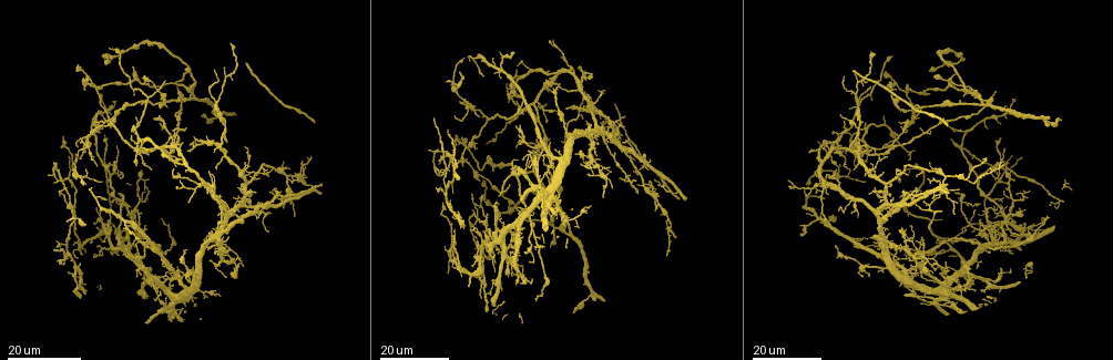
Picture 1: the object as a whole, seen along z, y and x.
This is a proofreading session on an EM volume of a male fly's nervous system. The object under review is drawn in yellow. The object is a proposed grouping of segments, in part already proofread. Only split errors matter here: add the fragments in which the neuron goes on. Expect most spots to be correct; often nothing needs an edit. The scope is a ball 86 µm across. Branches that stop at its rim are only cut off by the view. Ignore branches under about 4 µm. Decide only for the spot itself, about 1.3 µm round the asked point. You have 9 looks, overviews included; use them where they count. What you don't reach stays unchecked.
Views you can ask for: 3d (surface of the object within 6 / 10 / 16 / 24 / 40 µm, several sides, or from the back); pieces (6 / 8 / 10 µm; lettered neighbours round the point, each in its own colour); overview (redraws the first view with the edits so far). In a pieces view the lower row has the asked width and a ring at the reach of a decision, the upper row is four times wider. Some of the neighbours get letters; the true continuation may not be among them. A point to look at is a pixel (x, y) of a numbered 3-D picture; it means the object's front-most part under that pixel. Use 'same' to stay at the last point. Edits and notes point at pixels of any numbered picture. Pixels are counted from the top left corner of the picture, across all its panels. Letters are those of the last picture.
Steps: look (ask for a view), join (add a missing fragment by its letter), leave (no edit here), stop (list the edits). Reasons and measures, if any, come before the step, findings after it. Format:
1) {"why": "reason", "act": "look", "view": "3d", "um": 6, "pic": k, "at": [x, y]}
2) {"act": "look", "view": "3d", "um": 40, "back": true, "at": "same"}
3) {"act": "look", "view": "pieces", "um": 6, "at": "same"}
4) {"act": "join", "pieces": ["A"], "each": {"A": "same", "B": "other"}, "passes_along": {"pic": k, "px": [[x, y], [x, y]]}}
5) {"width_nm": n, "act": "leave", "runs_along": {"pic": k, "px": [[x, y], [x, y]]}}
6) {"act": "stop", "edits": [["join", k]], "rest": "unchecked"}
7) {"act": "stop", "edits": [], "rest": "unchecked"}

{"why": "end of a long branch", "act": "look", "view": "3d", "um": 24, "pic": 1, "at": [1047, 216]}

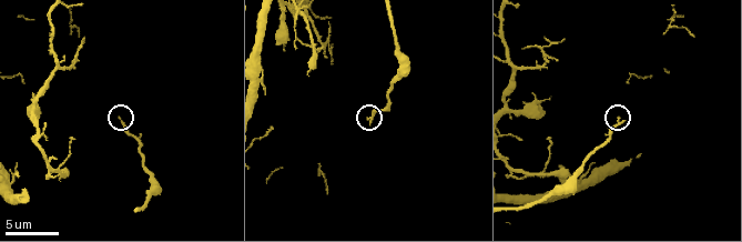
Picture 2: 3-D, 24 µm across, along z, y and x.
{"act": "look", "view": "pieces", "um": 6, "pic": 2, "at": [119, 117]}

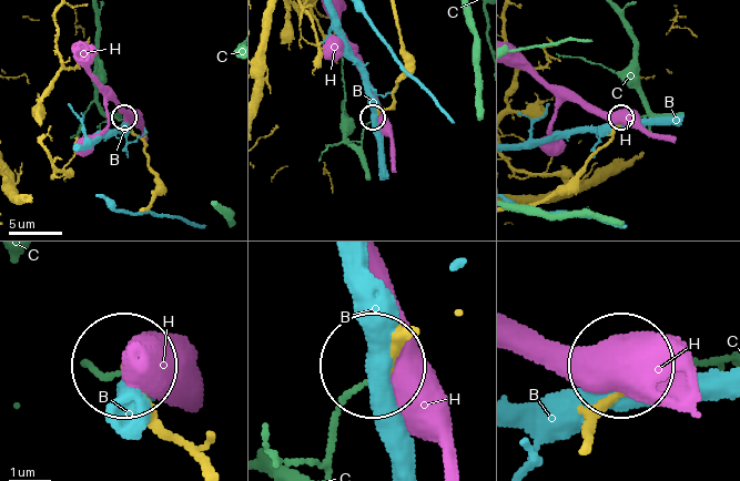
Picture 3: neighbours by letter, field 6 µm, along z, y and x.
{"act": "leave", "each": {"B": "other", "C": "other", "H": "other"}, "found": "no lettered fragment goes on from it"}

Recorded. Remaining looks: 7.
{"why": "end of a long branch", "act": "look", "view": "3d", "um": 16, "pic": 1, "at": [996, 209]}

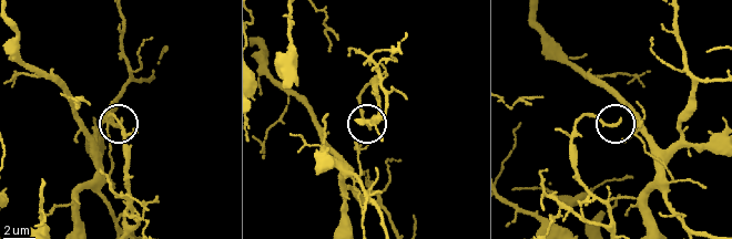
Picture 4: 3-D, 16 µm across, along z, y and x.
{"act": "look", "view": "pieces", "um": 10, "pic": 4, "at": [370, 128]}

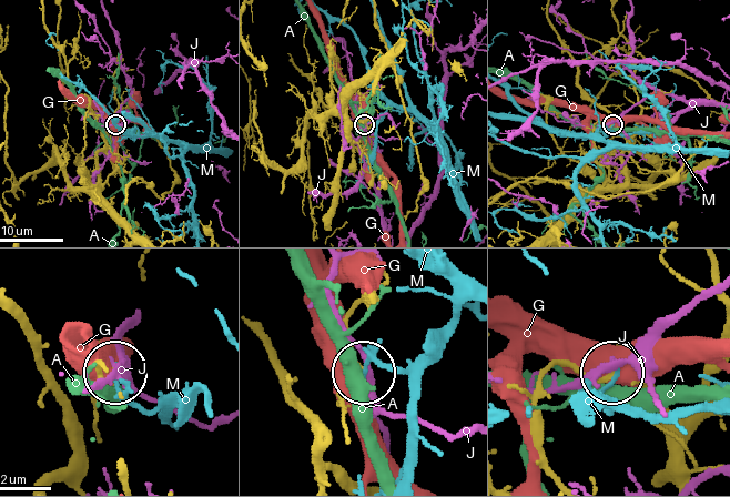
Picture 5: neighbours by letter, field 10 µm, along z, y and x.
{"width_nm": 170, "act": "leave", "each": {"A": "other", "G": "other", "J": "other", "M": "other"}, "found": "no lettered fragment goes on from it"}

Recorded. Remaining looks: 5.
{"why": "thin end", "act": "look", "view": "3d", "um": 16, "pic": 1, "at": [915, 121]}

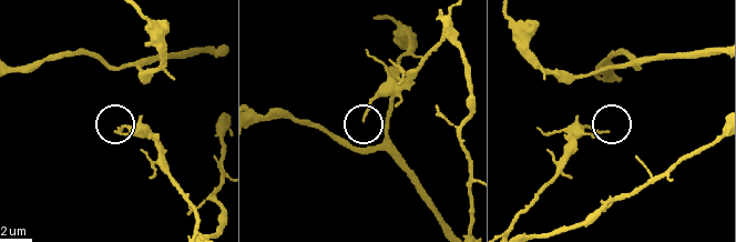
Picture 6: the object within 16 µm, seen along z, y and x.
{"act": "look", "view": "3d", "um": 10, "pic": 6, "at": [114, 132]}

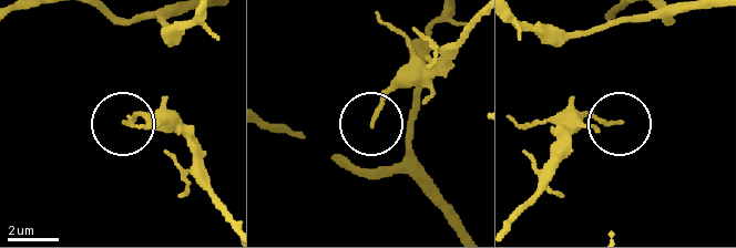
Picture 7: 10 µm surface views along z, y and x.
{"why": "what lies round it", "act": "look", "view": "pieces", "um": 8, "pic": 7, "at": [370, 126]}

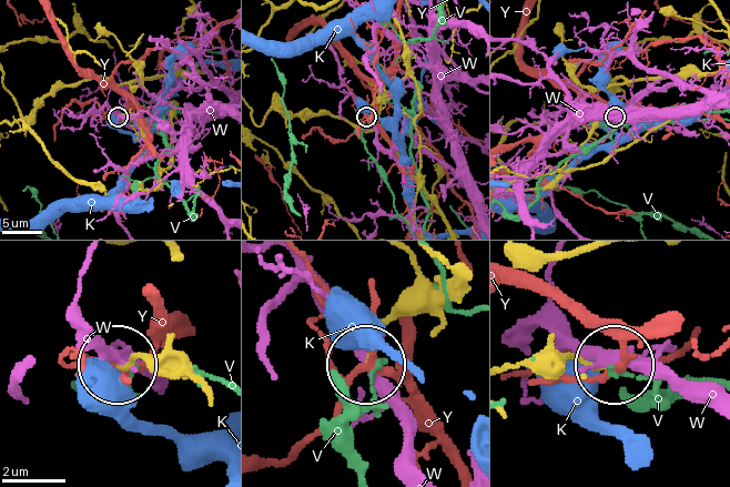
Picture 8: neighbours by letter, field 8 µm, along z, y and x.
{"act": "leave", "each": {"K": "other", "V": "other", "W": "other", "Y": "other"}, "runs_along": {"pic": 8, "px": [[458, 269], [405, 305], [368, 358]]}, "found": "no lettered fragment goes on from it"}

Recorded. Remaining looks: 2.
{"why": "an open end", "act": "look", "view": "3d", "um": 24, "pic": 1, "at": [903, 296]}

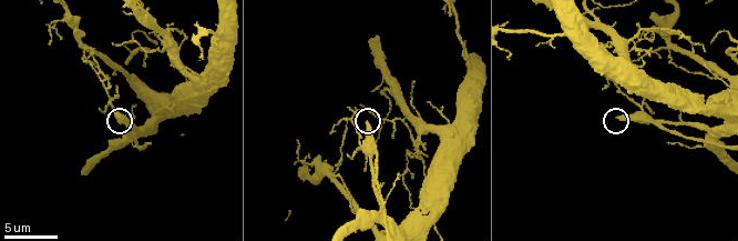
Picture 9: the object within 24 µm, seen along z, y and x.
{"act": "look", "view": "pieces", "um": 8, "pic": 9, "at": [618, 119]}

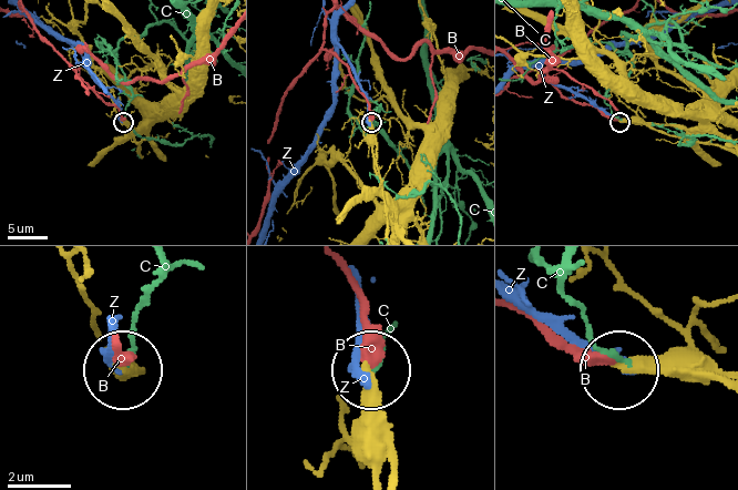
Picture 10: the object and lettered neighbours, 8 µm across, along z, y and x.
{"act": "leave", "each": {"B": "other", "C": "other", "Z": "other"}, "runs_along": {"pic": 10, "px": [[379, 470], [379, 390], [371, 369]]}, "found": "no lettered fragment goes on from it"}

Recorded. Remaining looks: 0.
{"act": "stop", "edits": [], "rest": "unchecked"}

